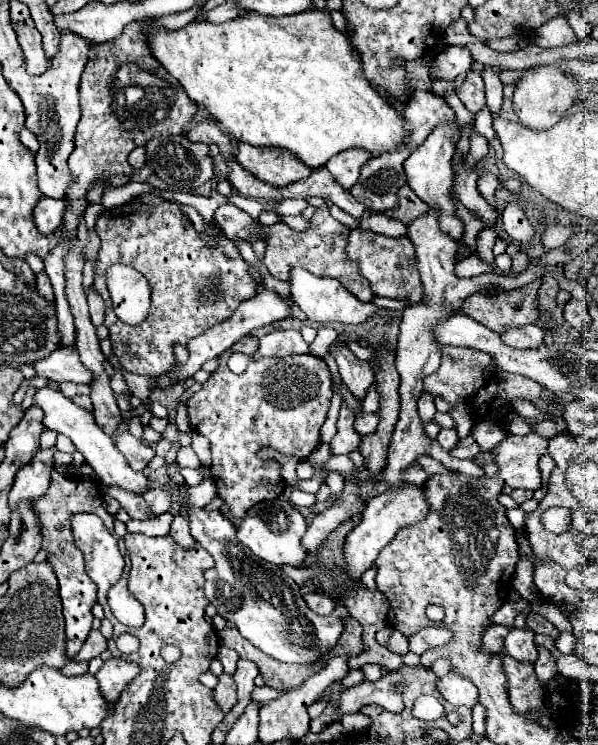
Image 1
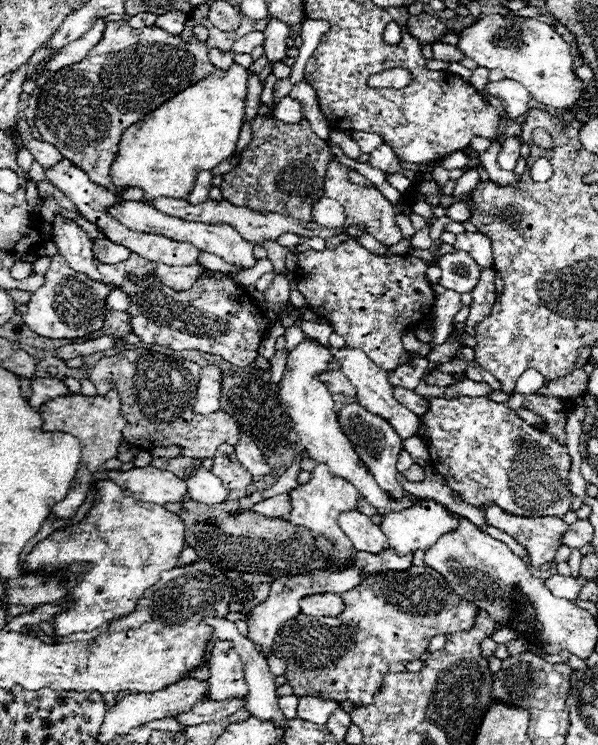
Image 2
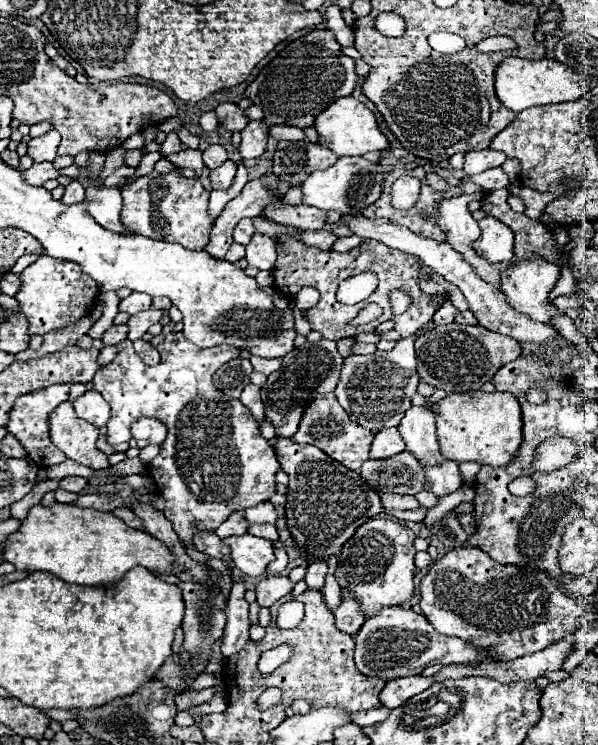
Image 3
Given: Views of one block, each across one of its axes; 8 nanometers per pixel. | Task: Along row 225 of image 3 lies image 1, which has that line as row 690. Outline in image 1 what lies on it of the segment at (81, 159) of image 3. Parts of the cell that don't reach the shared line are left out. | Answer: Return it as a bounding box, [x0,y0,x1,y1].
[96,658,138,704]

